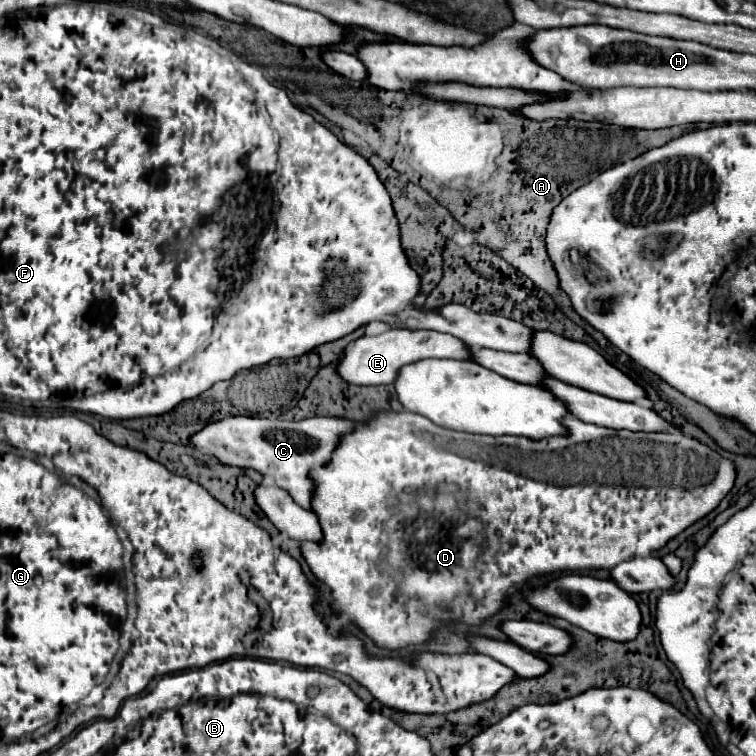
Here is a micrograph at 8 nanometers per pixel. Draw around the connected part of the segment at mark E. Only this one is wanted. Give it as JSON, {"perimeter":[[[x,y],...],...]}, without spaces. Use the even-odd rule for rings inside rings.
{"perimeter":[[[391,328],[377,336],[361,336],[351,342],[343,358],[339,362],[337,372],[343,380],[359,386],[377,386],[377,384],[393,384],[399,376],[399,370],[407,364],[427,360],[427,358],[453,358],[453,360],[471,360],[471,350],[463,340],[455,336],[447,336],[435,330],[407,330],[407,328]]]}

